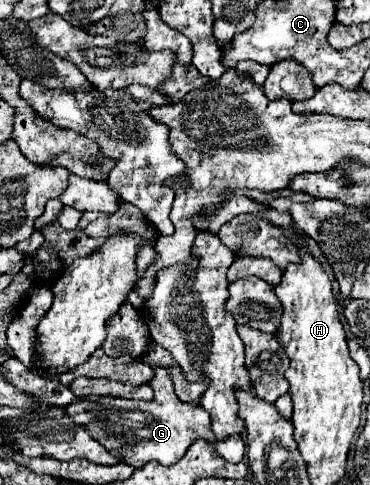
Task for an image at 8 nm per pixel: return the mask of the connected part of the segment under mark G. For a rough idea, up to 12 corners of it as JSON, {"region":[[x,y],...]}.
{"region":[[153,366],[153,400],[83,396],[65,414],[133,468],[171,466],[205,438],[241,462],[219,442],[211,416],[179,400]]}

